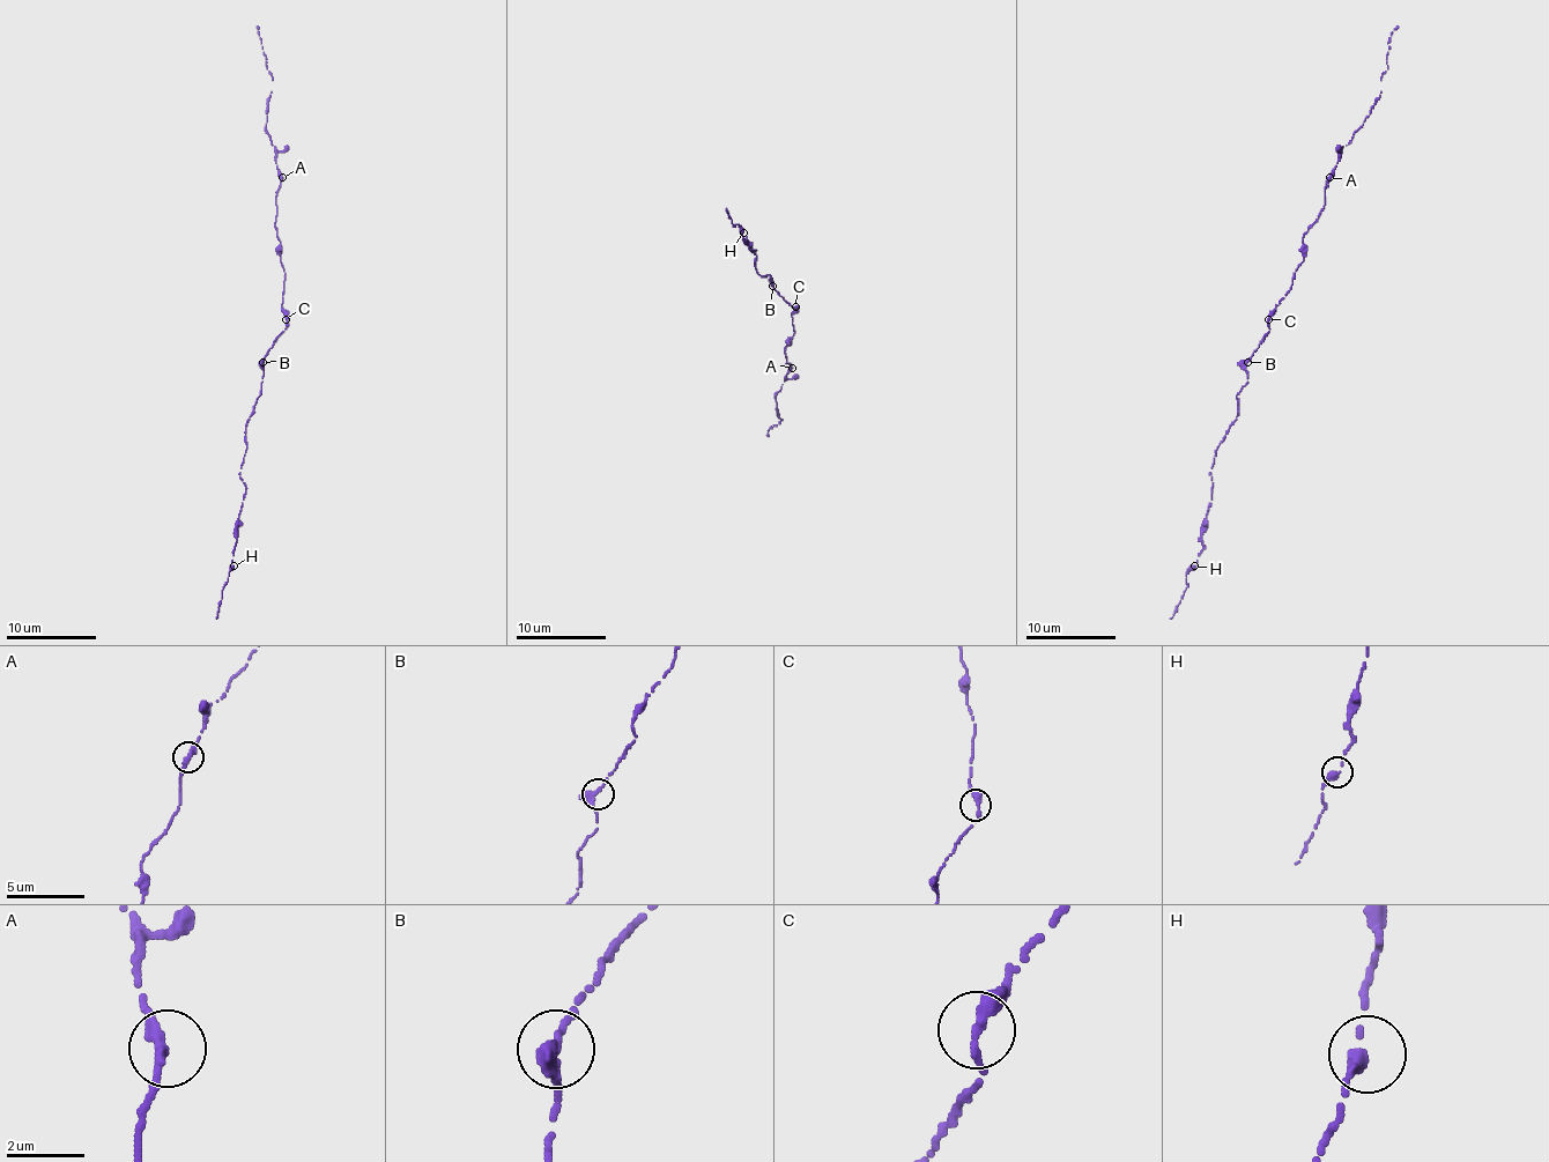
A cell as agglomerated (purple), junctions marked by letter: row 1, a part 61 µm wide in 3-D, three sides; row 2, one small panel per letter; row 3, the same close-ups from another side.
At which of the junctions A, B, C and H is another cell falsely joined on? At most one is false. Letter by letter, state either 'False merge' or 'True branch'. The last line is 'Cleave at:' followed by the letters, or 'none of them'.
A: True branch
B: True branch
C: True branch
H: True branch
Cleave at: none of them

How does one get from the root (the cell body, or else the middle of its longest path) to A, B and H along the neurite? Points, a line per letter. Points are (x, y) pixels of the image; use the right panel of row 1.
A: (1268, 322), (1268, 315), (1290, 288), (1297, 266), (1304, 259), (1302, 236), (1324, 207), (1324, 187), (1328, 178)
B: (1268, 322), (1264, 341), (1247, 362)
H: (1268, 322), (1264, 341), (1246, 364), (1247, 382), (1237, 396), (1237, 420), (1216, 450), (1203, 550), (1194, 565)

